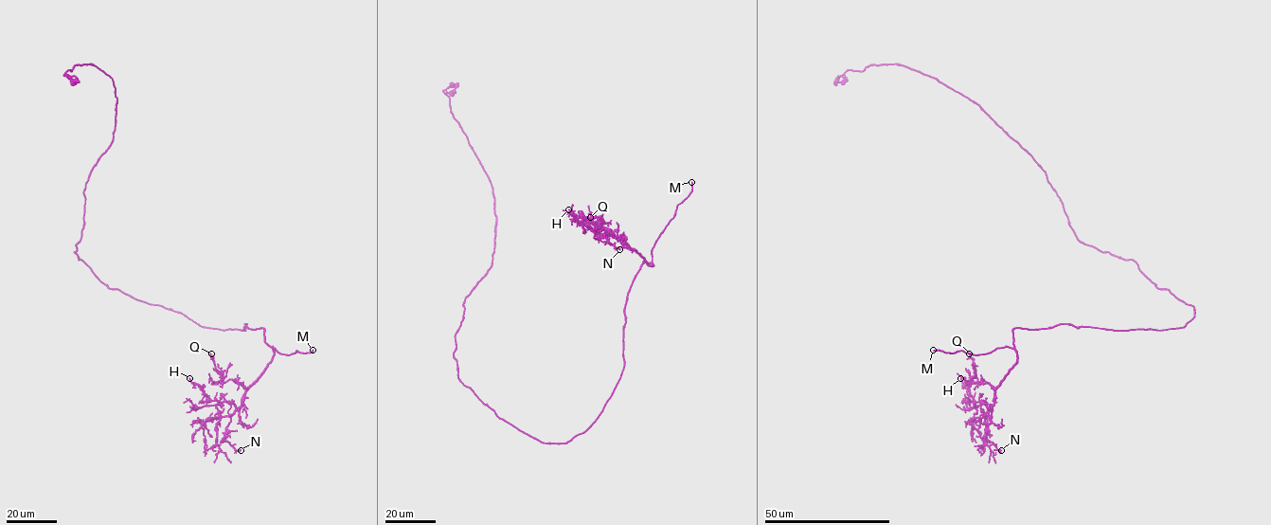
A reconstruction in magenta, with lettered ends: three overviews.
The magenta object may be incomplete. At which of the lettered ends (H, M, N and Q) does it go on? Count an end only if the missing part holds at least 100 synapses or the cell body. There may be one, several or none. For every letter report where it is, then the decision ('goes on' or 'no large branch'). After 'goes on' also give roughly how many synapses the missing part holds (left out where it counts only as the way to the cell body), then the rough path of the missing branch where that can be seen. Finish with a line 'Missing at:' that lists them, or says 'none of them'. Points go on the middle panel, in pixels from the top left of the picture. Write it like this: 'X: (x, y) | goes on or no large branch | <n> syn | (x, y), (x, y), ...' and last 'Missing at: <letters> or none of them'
H: (568, 209) | no large branch
M: (691, 182) | goes on | (691, 182), (664, 140), (629, 111)
N: (619, 249) | no large branch
Q: (590, 217) | no large branch
Missing at: M

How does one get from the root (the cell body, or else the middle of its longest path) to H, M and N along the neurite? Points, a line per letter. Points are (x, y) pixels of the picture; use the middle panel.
H: (498, 417), (543, 443), (566, 443), (597, 418), (620, 377), (627, 293), (641, 264), (653, 265), (568, 209)
M: (498, 417), (546, 443), (566, 443), (597, 418), (623, 368), (627, 293), (691, 182)
N: (498, 417), (546, 443), (597, 418), (623, 368), (627, 293), (641, 264), (653, 265), (604, 234), (619, 249)

